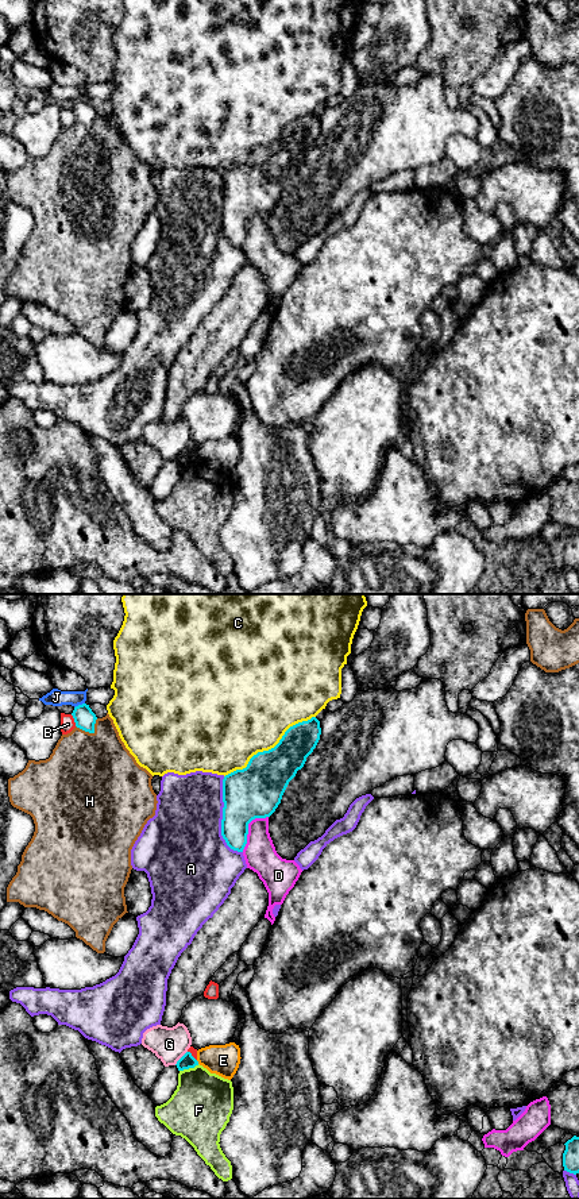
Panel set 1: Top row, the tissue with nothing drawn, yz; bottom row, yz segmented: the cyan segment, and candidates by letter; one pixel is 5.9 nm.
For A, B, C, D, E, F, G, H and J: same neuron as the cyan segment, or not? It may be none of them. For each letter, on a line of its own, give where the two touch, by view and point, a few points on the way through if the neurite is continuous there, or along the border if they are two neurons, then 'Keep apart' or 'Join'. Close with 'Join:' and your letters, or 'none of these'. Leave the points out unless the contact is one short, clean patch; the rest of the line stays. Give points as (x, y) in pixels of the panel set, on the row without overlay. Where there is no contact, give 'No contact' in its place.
A: Touches cyan at yz (223, 214). Keep apart
B: Touches cyan at yz (74, 115). Keep apart
C: Touches cyan at yz (269, 145). Keep apart
D: Touches cyan at yz (247, 223). Keep apart
E: Touches cyan at yz (197, 457). Keep apart
F: Touches cyan at yz (189, 462). Keep apart
G: Touches cyan at yz (181, 453). Keep apart
H: Touches cyan at yz (91, 127). Keep apart
J: Touches cyan at yz (78, 100). Keep apart
Join: none of these

